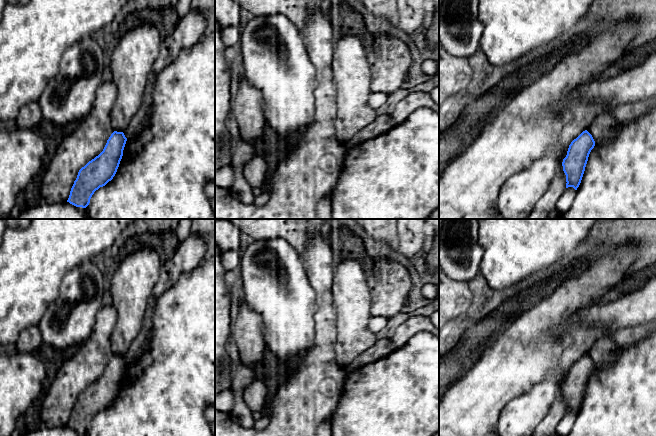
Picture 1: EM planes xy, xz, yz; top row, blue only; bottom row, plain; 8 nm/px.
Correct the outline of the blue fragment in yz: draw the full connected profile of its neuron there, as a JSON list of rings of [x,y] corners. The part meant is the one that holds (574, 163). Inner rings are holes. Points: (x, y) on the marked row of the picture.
[[[583,131],[569,145],[567,155],[563,159],[562,166],[566,175],[566,188],[573,187],[575,190],[579,187],[589,154],[595,146],[592,135]]]

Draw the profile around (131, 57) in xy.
[[[142,22],[118,35],[109,48],[107,62],[118,90],[110,113],[114,131],[123,132],[139,110],[161,43],[159,30]]]

